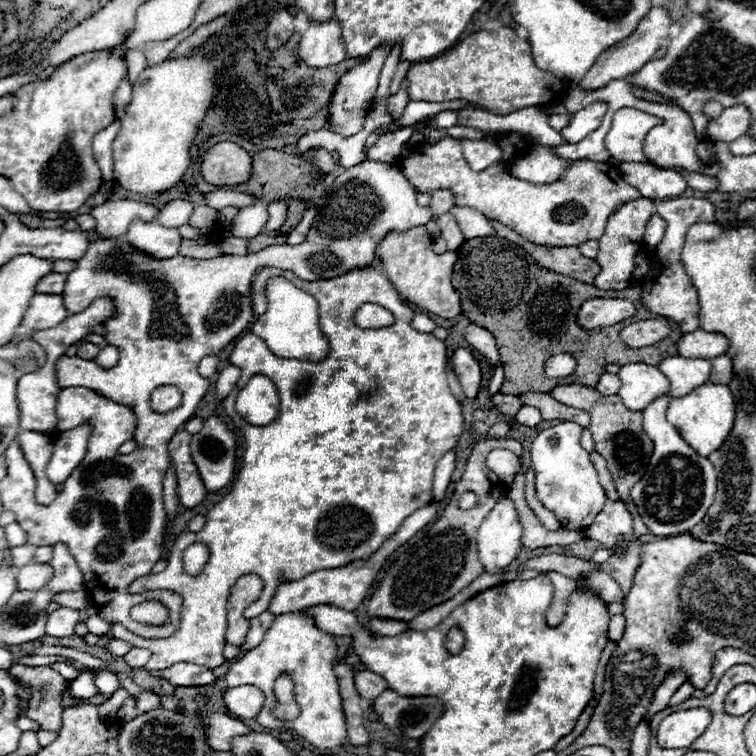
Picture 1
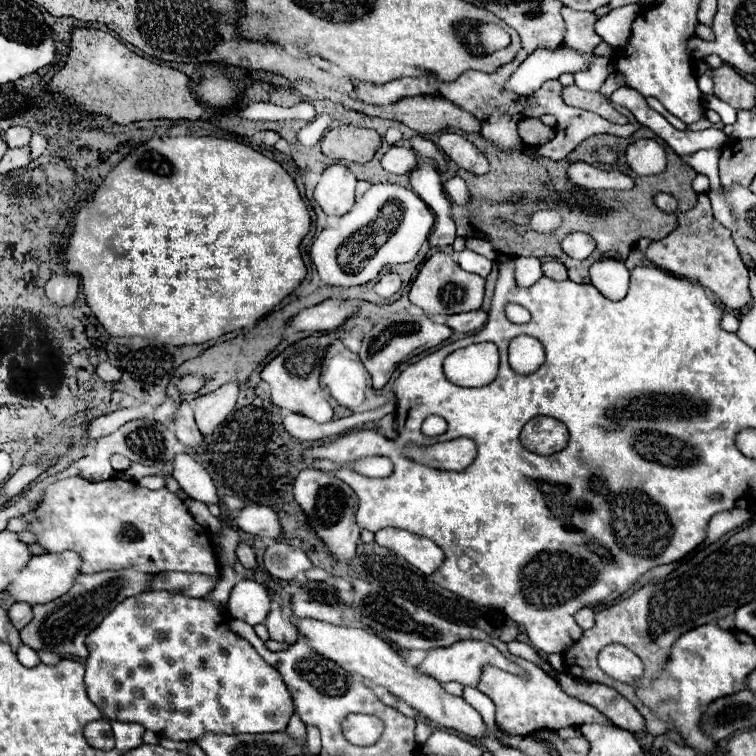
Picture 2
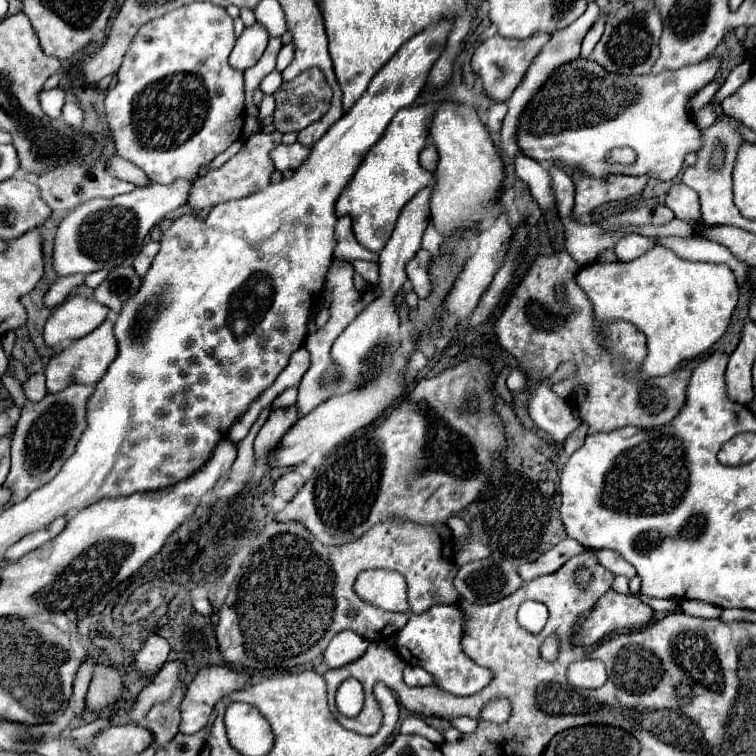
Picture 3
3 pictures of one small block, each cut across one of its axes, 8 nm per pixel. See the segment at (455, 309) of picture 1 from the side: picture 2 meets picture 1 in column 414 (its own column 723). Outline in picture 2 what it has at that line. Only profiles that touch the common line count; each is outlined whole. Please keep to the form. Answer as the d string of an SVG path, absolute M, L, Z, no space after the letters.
M706 194L698 196L698 202L692 210L678 214L678 228L666 238L654 240L646 250L646 258L650 264L656 264L656 268L664 268L674 276L684 276L704 284L704 288L718 294L720 302L732 310L742 308L752 300L748 288L748 268L740 260L730 230L714 220Z

